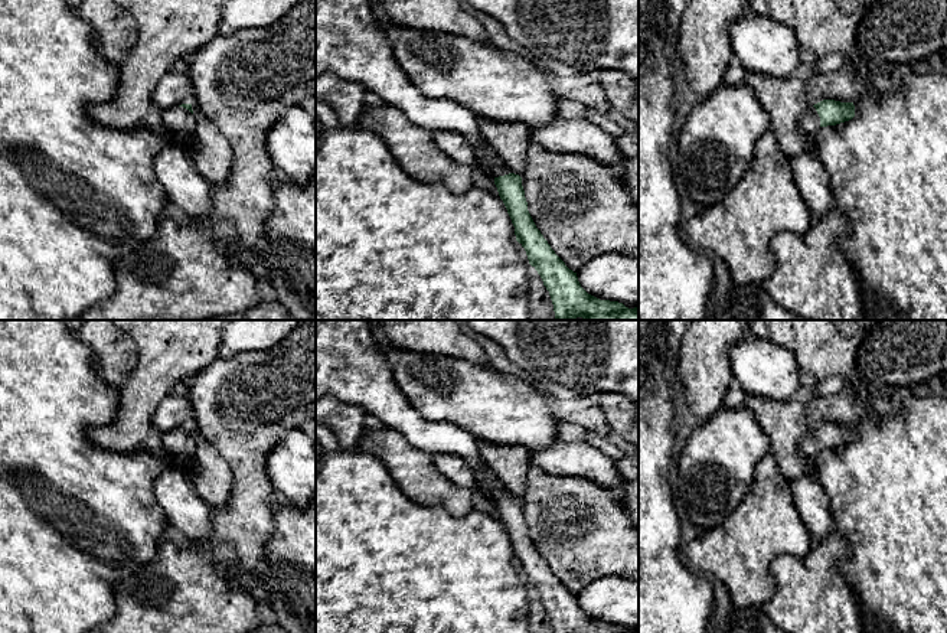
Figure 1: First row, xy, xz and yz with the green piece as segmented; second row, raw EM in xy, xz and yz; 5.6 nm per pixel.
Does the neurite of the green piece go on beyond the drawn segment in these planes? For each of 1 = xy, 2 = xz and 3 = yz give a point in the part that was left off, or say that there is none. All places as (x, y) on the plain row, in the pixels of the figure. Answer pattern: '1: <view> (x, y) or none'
1: xy (178, 443)
2: xz (485, 476)
3: yz (810, 446)

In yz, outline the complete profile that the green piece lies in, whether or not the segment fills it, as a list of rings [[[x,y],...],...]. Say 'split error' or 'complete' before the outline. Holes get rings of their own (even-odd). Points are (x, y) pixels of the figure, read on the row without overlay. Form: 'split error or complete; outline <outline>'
split error; outline [[[823,422],[810,428],[803,438],[801,450],[804,457],[813,463],[822,450],[836,448],[855,440],[853,425],[840,425],[835,422]]]

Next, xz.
split error; outline [[[483,461],[473,472],[477,483],[494,500],[499,519],[515,549],[516,564],[525,571],[529,587],[538,594],[549,614],[553,633],[639,633],[588,617],[581,610],[577,596],[565,588],[536,551],[528,534],[522,500],[512,496],[496,473]]]

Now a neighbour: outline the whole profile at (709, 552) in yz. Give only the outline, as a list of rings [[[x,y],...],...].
[[[773,456],[763,457],[741,505],[716,528],[696,535],[686,555],[722,581],[737,607],[761,607],[775,591],[770,565],[778,555],[804,557],[812,535],[799,515],[790,483]]]

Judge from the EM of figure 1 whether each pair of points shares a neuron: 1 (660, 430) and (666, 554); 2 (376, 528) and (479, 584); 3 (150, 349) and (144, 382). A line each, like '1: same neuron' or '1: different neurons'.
1: same neuron
2: same neuron
3: same neuron

